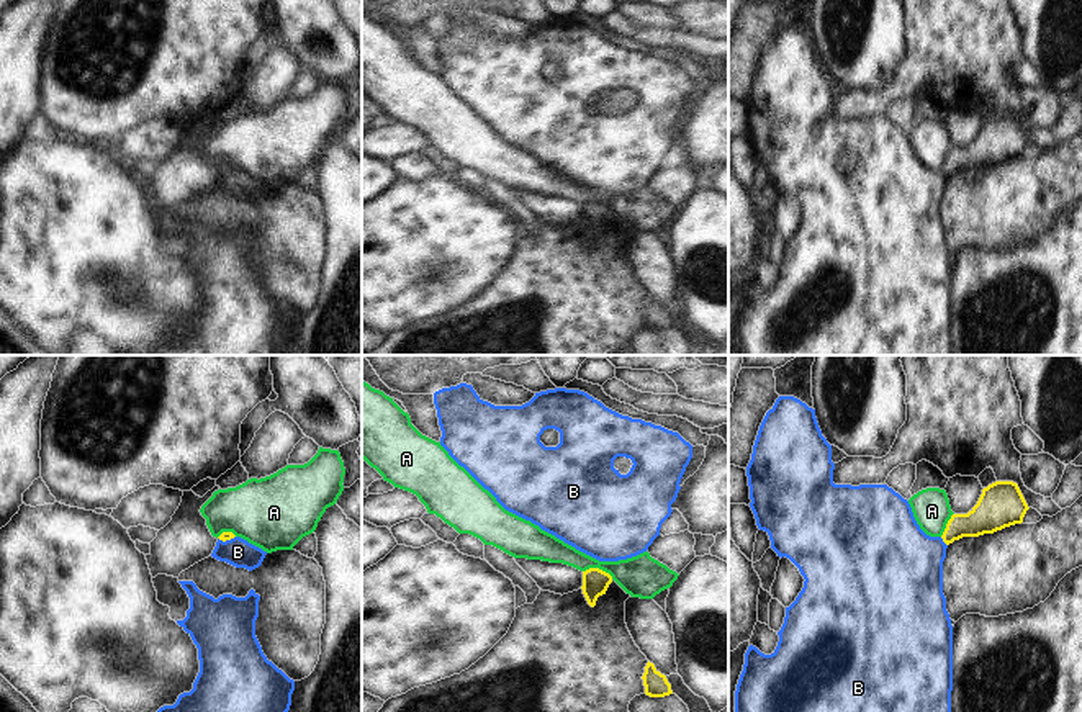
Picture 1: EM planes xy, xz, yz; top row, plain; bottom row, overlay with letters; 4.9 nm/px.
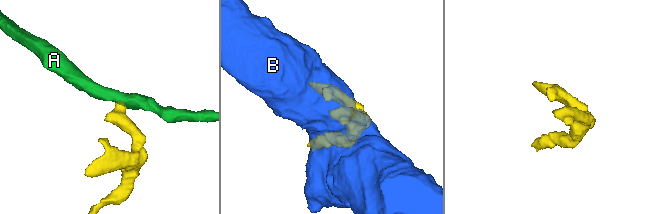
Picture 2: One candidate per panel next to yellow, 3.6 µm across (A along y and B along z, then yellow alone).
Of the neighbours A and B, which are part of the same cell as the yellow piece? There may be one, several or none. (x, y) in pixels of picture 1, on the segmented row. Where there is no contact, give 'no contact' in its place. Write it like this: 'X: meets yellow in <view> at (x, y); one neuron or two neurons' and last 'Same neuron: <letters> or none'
A: meets yellow in xz at (598, 568); two neurons
B: meets yellow in yz at (943, 540); two neurons
Same neuron: none

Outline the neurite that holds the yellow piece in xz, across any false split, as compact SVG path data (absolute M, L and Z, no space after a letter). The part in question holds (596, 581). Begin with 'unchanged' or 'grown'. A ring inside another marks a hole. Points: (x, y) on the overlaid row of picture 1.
unchanged | M599 568L583 571L583 594L591 607L596 606L599 596L606 594L612 576Z

